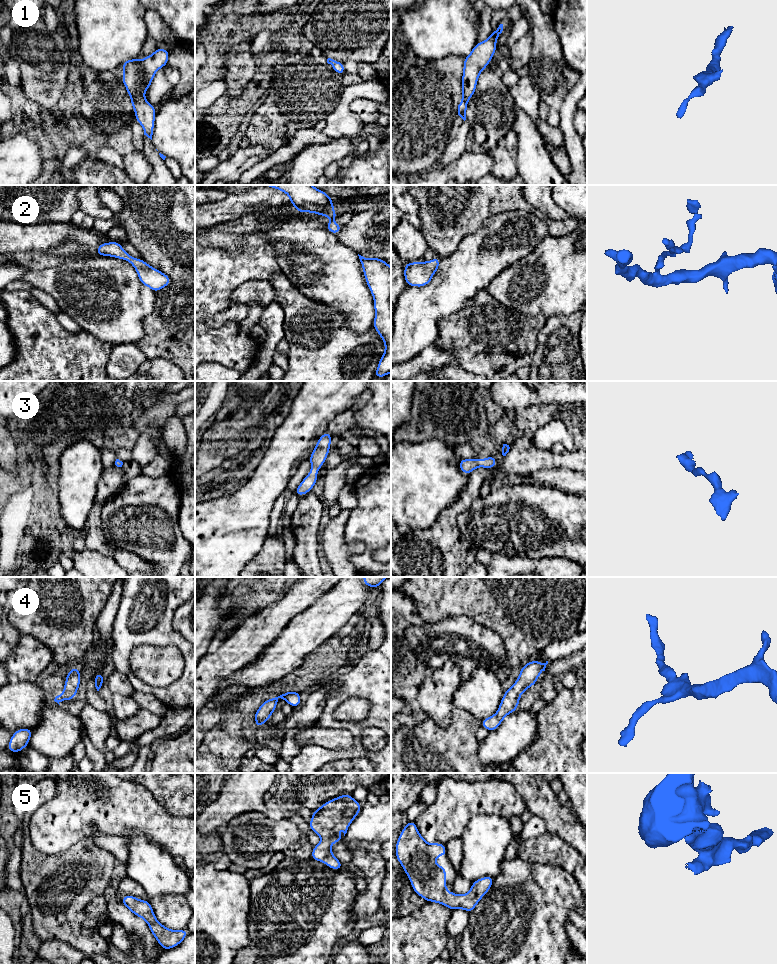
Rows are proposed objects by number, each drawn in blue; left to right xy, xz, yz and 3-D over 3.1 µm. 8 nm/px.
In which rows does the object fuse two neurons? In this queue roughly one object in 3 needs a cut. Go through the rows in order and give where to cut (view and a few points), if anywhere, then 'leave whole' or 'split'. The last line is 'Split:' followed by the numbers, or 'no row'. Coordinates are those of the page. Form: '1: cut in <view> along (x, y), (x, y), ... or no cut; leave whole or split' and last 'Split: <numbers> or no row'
1: no cut; leave whole
2: no cut; leave whole
3: no cut; leave whole
4: no cut; leave whole
5: no cut; leave whole
Split: no row

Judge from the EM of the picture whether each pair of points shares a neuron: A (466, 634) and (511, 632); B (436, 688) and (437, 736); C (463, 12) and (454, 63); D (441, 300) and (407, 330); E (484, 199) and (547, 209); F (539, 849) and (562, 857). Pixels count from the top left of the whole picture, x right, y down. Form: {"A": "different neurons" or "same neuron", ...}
{"A": "different neurons", "B": "different neurons", "C": "different neurons", "D": "same neuron", "E": "different neurons", "F": "same neuron"}

